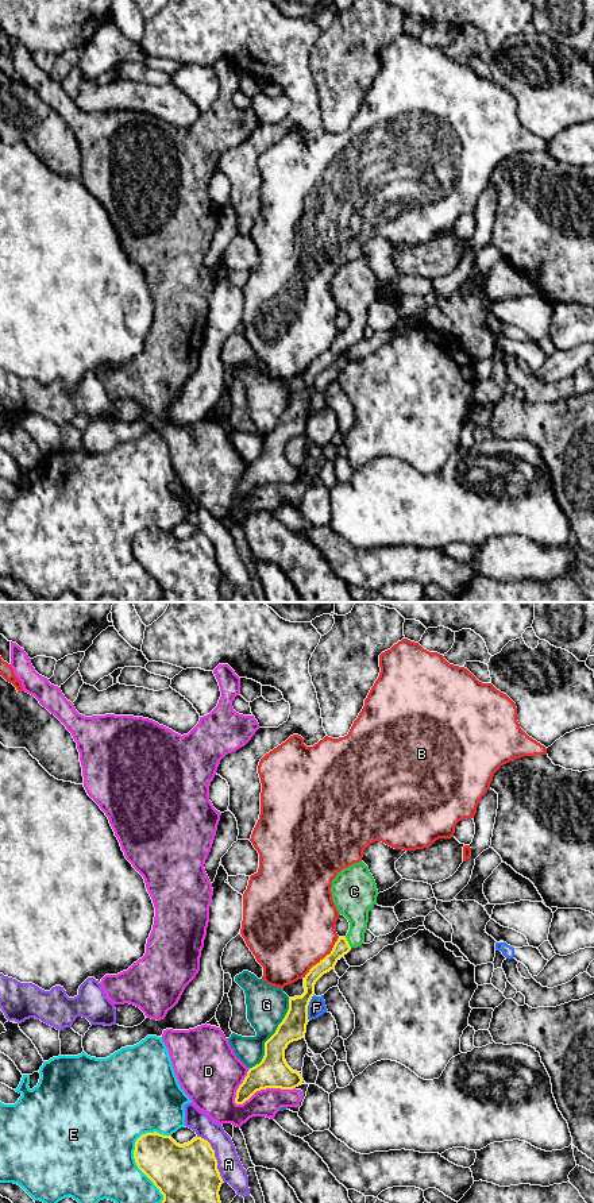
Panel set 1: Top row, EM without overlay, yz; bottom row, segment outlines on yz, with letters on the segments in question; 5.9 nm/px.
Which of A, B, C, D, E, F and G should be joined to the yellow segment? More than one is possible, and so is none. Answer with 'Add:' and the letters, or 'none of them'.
Add: C

